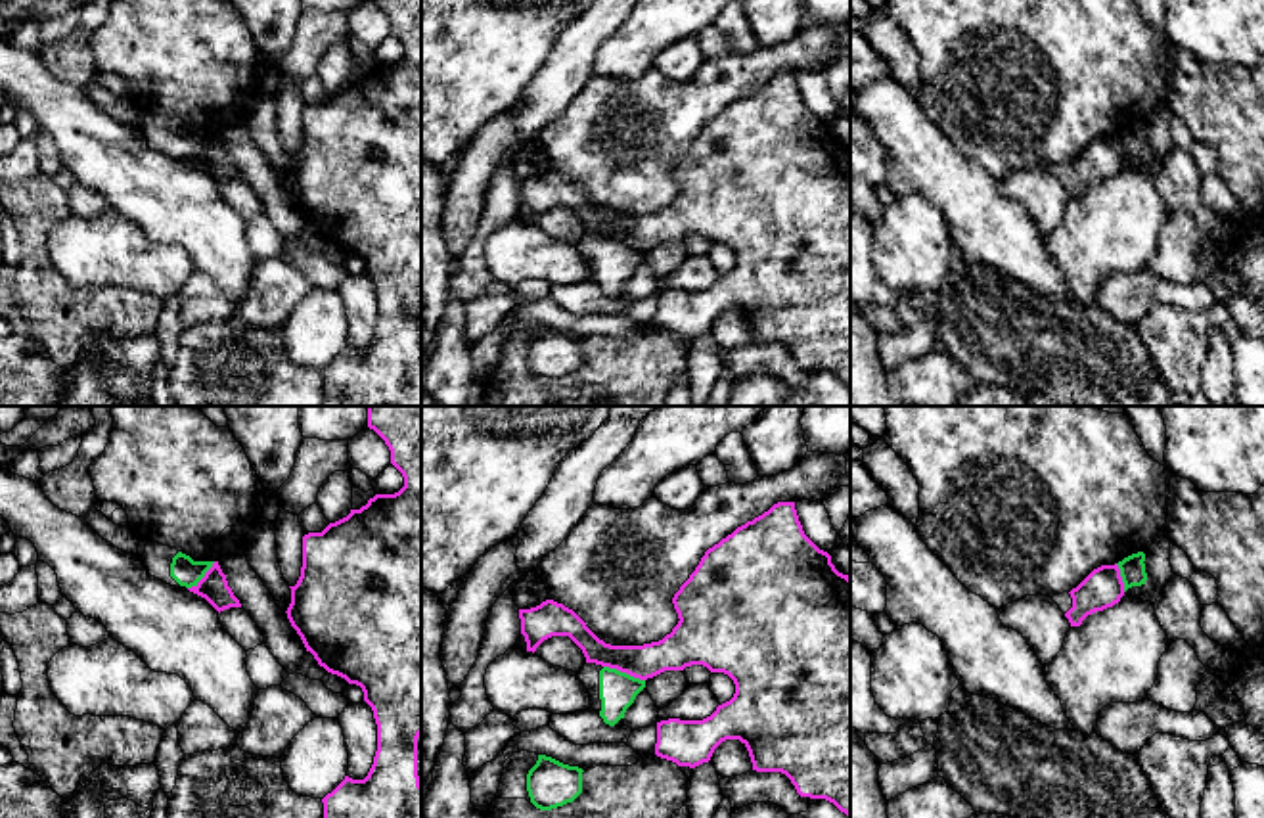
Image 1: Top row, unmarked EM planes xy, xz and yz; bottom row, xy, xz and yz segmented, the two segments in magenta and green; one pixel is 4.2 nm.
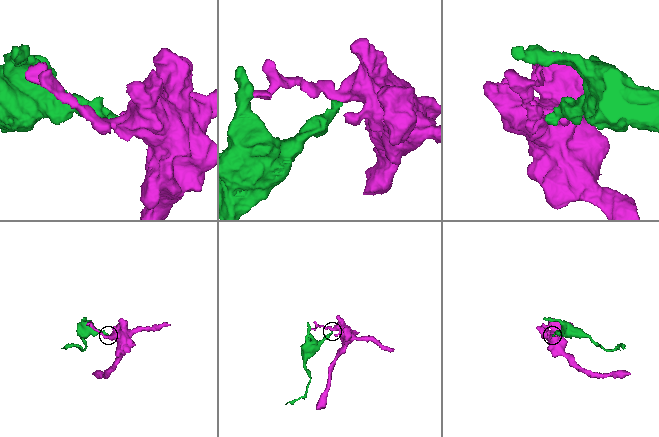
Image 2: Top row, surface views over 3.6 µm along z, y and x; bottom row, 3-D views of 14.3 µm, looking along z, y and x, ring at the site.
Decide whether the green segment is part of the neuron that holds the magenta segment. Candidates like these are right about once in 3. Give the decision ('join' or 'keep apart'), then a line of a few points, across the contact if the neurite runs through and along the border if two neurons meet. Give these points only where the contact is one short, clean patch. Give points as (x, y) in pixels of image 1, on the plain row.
keep apart; line xz (604, 236), (644, 251)

